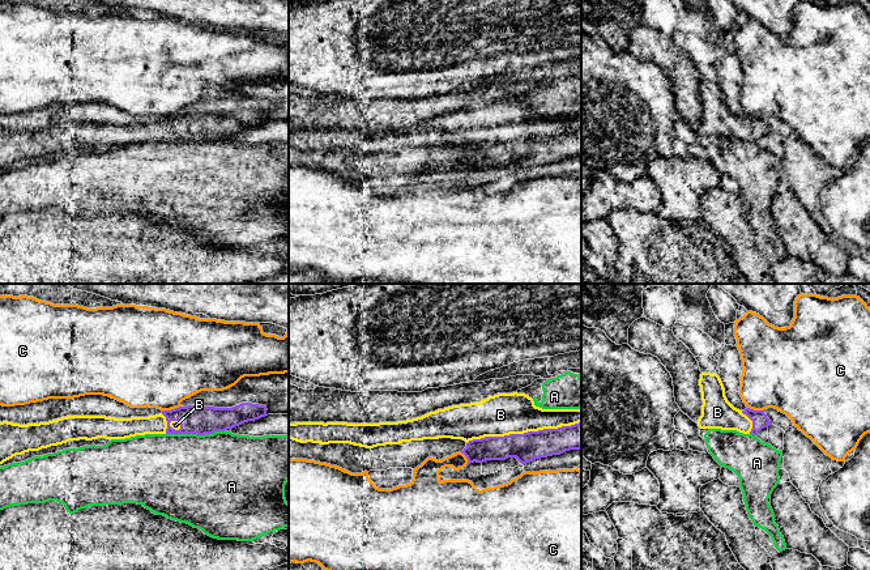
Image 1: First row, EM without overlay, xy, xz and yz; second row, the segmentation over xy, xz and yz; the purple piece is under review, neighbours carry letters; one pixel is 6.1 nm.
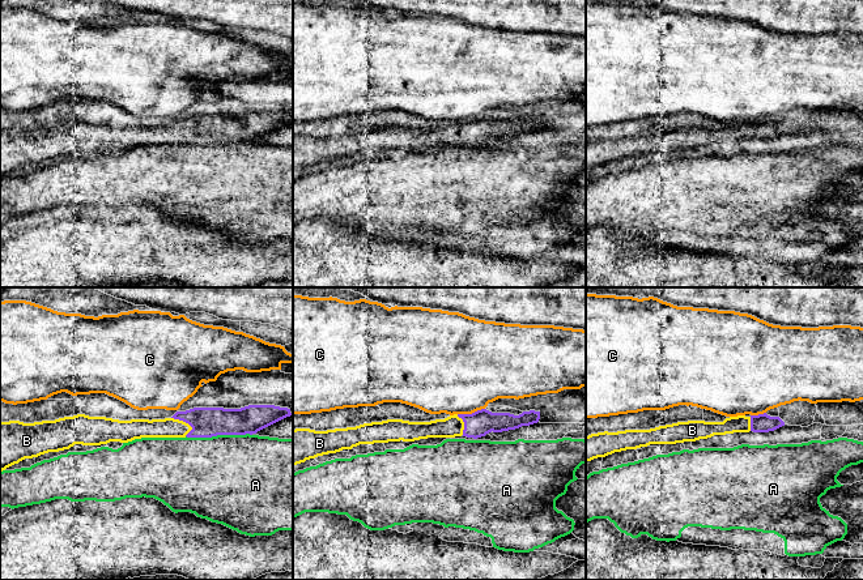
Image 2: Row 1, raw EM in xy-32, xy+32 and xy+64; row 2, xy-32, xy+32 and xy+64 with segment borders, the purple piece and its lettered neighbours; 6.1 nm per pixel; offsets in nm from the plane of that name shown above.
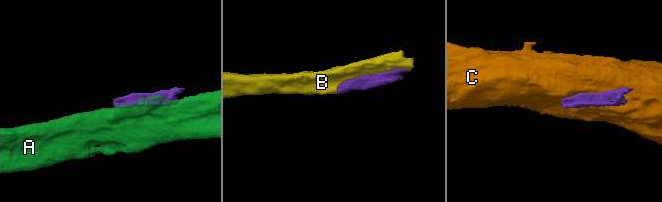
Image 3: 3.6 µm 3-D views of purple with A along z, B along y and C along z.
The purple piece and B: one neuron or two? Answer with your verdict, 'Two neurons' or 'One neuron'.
One neuron

